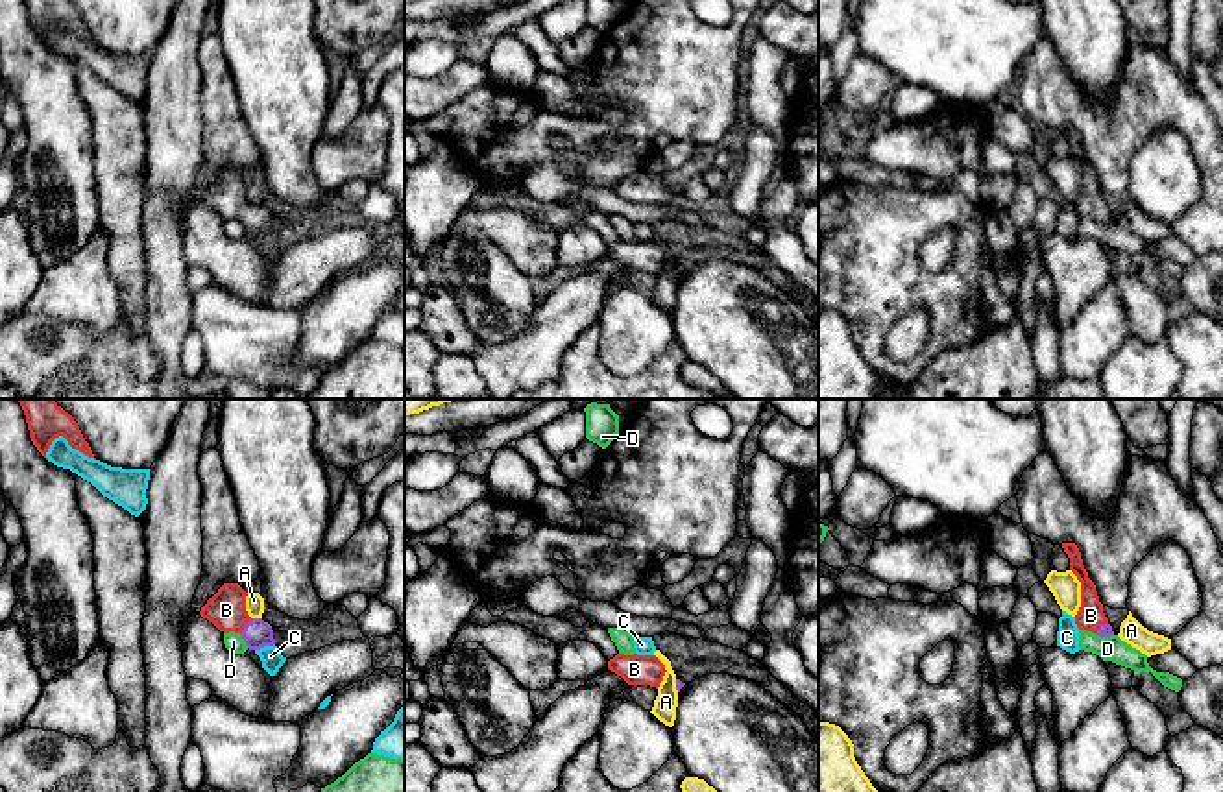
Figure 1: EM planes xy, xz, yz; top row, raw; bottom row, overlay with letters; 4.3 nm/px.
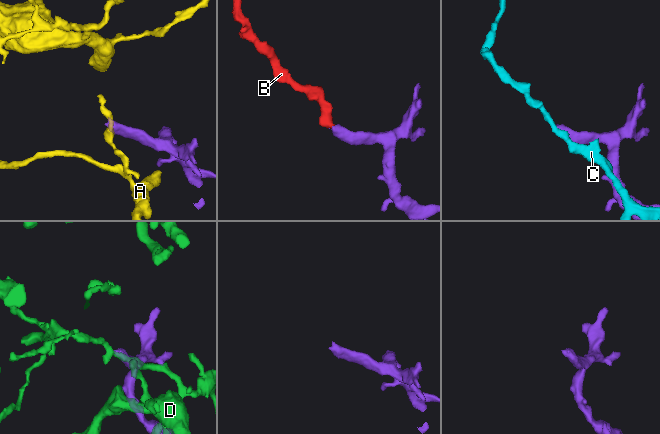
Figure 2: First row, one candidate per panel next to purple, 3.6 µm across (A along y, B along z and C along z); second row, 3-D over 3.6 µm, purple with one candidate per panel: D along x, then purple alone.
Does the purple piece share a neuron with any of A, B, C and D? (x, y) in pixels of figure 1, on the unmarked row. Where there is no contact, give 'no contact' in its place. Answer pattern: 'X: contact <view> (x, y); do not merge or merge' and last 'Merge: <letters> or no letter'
A: contact xy (257, 205); do not merge
B: contact xy (244, 213); merge
C: contact xy (265, 231); do not merge
D: contact xy (244, 226); do not merge
Merge: B

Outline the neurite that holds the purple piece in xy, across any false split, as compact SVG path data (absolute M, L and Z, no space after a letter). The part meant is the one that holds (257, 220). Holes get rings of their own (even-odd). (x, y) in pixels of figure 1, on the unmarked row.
M224 170L218 179L207 186L200 201L224 220L240 220L249 236L275 233L272 212L262 205L251 205L248 201L246 183L248 179L238 170Z

